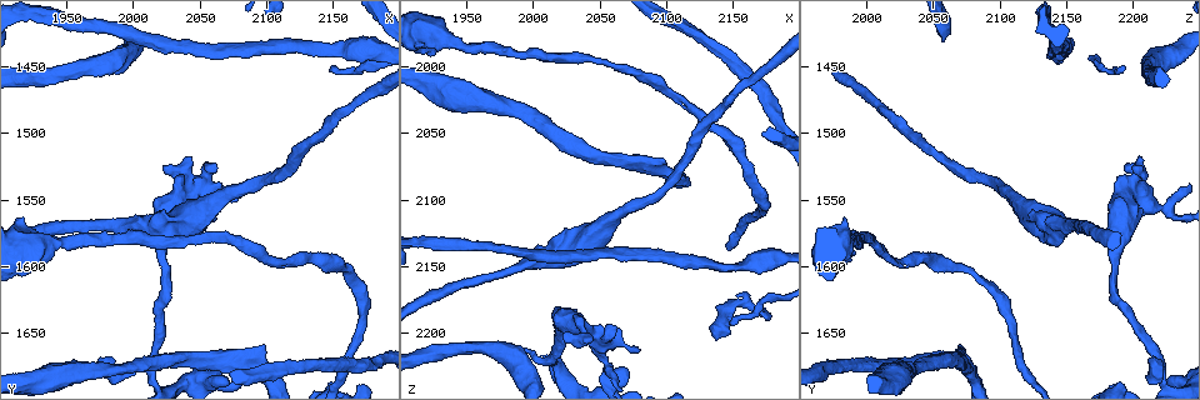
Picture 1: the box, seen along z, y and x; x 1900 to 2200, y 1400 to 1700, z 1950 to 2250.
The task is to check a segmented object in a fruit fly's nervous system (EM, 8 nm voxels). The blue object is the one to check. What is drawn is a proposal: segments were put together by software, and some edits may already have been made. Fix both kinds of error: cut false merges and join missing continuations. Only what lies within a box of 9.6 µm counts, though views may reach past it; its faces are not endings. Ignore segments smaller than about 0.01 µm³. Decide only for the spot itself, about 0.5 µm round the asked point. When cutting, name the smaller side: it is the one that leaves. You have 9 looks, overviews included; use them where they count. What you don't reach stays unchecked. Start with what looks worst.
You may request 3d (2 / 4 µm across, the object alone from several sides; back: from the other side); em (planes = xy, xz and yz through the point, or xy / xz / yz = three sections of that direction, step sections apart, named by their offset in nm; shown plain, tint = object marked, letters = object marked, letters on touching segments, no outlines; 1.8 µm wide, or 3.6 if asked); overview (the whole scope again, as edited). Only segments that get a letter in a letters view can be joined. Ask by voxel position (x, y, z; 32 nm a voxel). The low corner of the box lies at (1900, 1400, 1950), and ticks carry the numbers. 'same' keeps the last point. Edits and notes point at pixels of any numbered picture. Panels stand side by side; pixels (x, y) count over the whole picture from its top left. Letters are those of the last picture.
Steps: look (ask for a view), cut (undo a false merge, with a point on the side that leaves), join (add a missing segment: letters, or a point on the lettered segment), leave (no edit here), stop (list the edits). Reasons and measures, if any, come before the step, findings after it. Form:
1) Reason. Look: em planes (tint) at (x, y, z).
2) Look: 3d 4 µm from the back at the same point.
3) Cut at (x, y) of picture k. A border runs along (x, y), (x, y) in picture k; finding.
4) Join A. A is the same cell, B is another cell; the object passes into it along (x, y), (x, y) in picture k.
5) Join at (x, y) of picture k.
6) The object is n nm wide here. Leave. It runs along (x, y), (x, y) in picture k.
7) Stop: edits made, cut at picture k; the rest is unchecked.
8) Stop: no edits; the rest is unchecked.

Look: em xy step 8 (letters) at (2098, 1660, 2068).

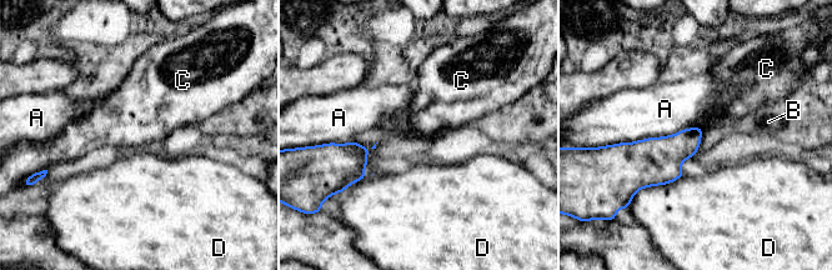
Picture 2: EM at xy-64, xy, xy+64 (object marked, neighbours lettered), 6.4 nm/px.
Leave. A, B, C and D are other cells; a border runs along (352, 141), (365, 148), (376, 143) in picture 2; none of them fits.

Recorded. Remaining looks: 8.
Sudden change in width. Look: 3d 2 µm at (2000, 1568, 2144).

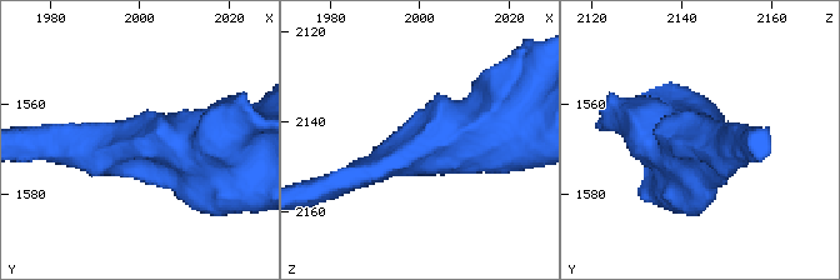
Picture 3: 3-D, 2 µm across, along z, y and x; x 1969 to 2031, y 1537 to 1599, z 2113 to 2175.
The arms are 200, 550 nm wide. Look: em 3.6 µm planes (tint) at (2000, 1568, 2144).

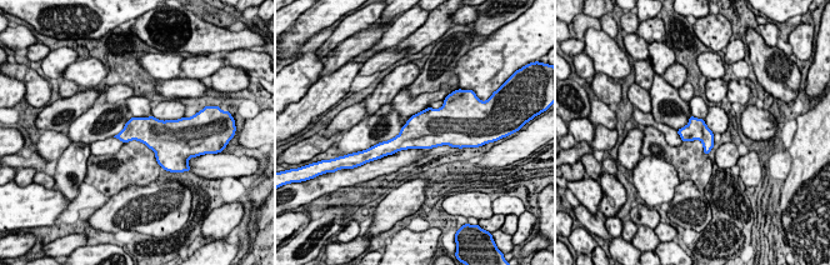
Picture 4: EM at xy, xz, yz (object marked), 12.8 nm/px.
What lies round it. Look: em 3.6 µm planes (letters) at the same point.

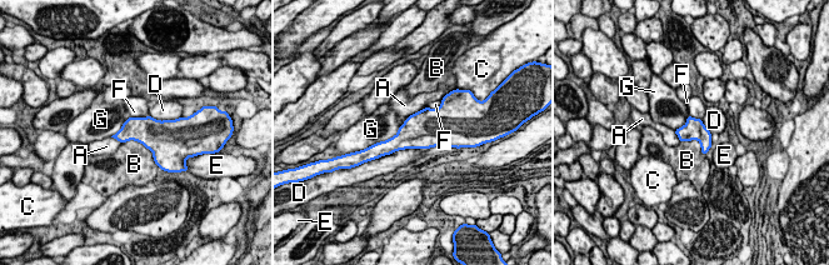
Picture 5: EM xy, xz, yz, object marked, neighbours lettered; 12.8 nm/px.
The object is 280 nm wide here. Leave. A, B, C, D, E, F and G are other cells; a border runs along (405, 120), (394, 135), (371, 145) in picture 5; one neuron here.

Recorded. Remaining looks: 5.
Abrupt turn. Look: 3d 2 µm at (2036, 1528, 2206).

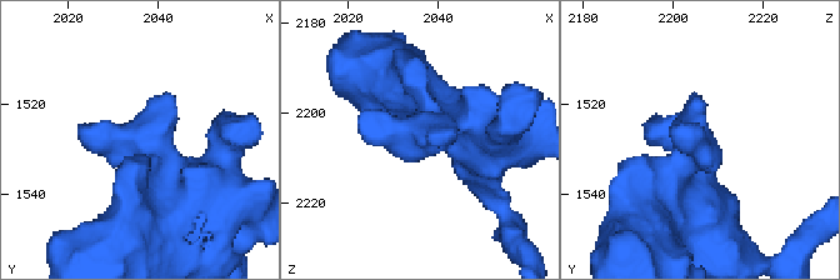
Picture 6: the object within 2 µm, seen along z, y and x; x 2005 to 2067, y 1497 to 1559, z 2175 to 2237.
Look: em planes (letters) at (2035, 1528, 2205).

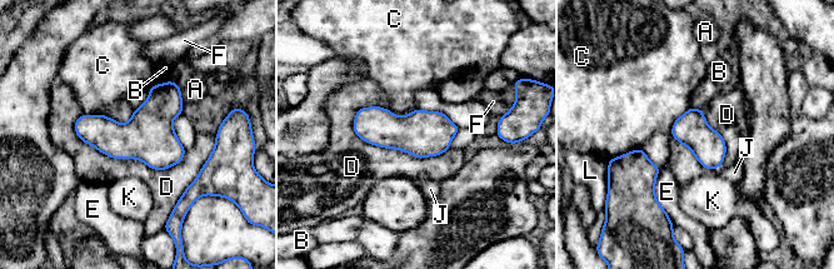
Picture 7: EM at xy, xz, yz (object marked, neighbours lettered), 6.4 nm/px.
The longest contact is with D, 650 nm. Leave. A, B, C, D, E, F, J, K and L are other cells; a border runs along (354, 114), (369, 143), (448, 149) in picture 7; one neuron here.

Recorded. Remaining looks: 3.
Look: 3d 4 µm at (1936, 1586, 1980).

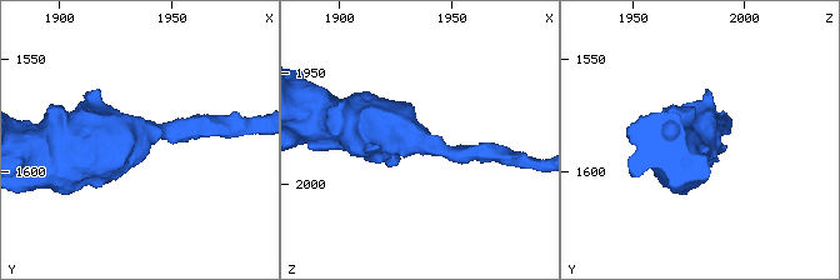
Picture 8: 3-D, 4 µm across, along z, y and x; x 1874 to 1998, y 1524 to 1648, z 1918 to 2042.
Look: em 3.6 µm yz step 8 (letters) at (1934, 1583, 1979).

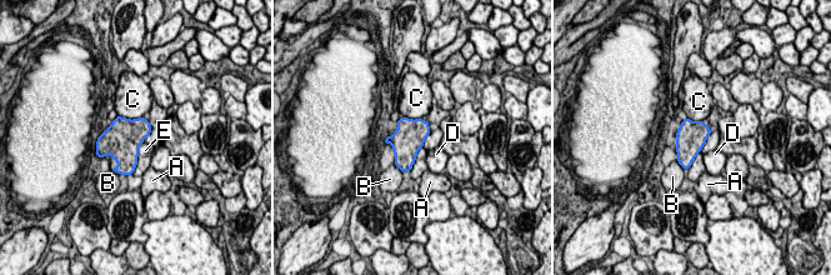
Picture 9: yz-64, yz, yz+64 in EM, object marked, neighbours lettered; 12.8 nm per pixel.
Look: em 3.6 µm planes (letters) at the same point.

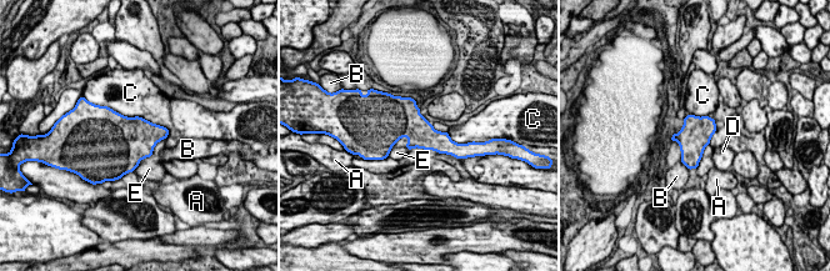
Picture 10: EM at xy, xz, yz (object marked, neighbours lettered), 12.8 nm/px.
The longest contact is with C, 900 nm. Leave. A, B, C, D and E are other cells; a border runs along (709, 142), (696, 169) in picture 10; one neuron here.

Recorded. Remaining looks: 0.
Stop: no edits; the rest is unchecked.

